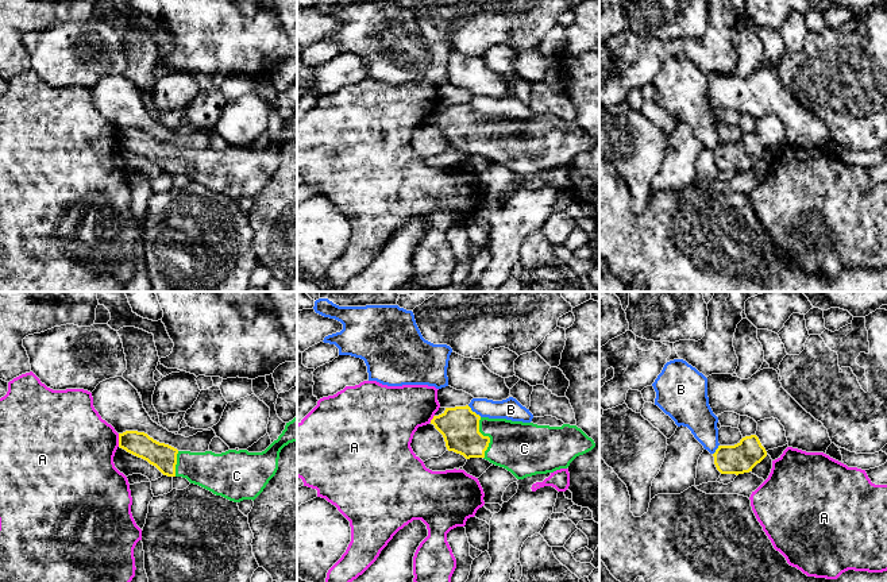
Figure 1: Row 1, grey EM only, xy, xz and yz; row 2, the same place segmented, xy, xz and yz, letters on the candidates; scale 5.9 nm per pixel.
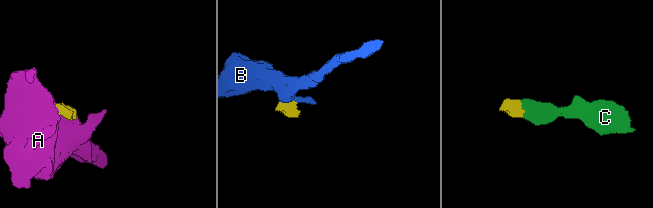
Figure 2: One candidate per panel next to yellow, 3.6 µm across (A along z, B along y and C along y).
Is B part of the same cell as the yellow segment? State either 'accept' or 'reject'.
reject

